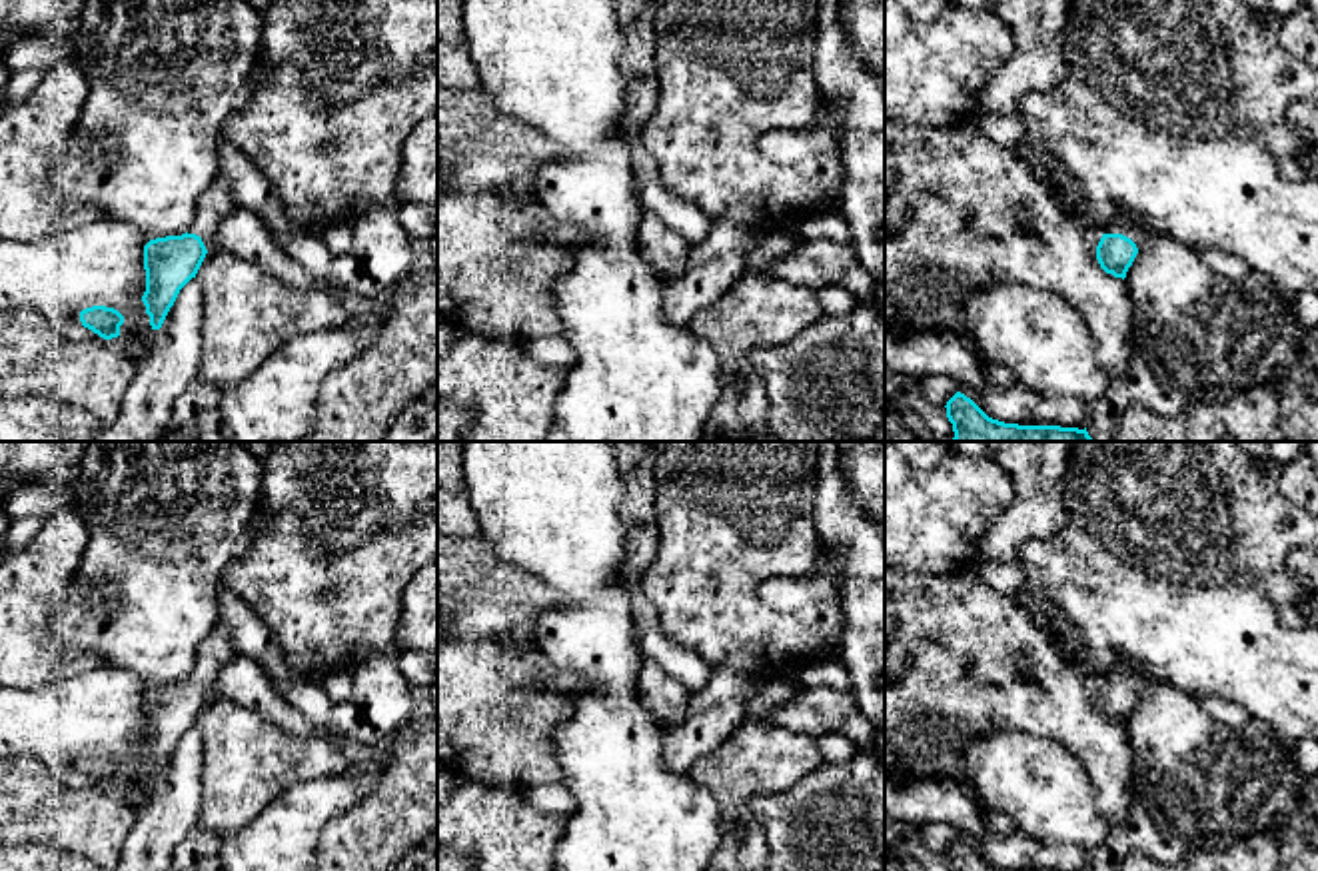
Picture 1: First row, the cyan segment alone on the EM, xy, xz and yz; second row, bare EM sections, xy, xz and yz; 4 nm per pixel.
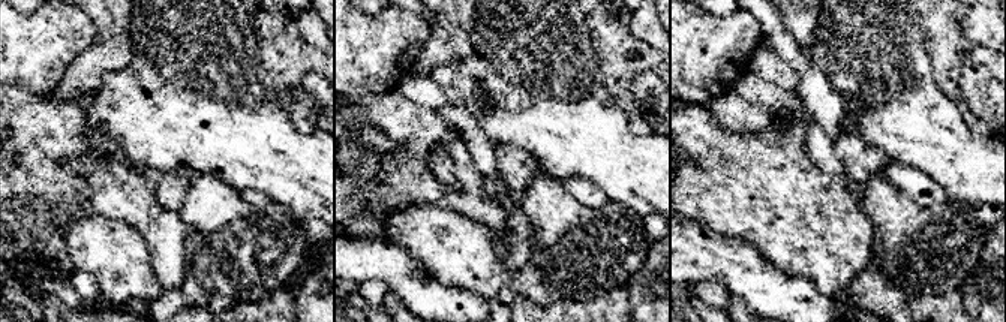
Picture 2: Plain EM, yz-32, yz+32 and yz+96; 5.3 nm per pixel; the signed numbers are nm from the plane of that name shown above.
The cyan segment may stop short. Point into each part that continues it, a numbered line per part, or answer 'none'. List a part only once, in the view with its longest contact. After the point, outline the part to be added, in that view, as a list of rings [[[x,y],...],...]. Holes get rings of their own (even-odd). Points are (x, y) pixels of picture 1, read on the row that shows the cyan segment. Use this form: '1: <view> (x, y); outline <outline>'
1: yz (1127, 222); outline [[[1120,210],[1116,214],[1116,218],[1108,224],[1104,234],[1122,234],[1122,236],[1130,238],[1136,244],[1136,248],[1140,250],[1140,246],[1144,244],[1144,240],[1150,234],[1150,228],[1148,228],[1146,218],[1140,216],[1138,212]]]

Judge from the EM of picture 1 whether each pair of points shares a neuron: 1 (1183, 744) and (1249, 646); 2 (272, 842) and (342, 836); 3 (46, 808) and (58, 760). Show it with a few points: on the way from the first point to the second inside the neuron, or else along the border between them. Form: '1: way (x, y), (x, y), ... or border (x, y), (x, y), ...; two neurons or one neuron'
1: border (1151, 680), (1167, 680), (1195, 698); two neurons
2: border (354, 806), (340, 812), (324, 828), (316, 850); two neurons
3: border (20, 754), (38, 758), (68, 788), (100, 786); two neurons

